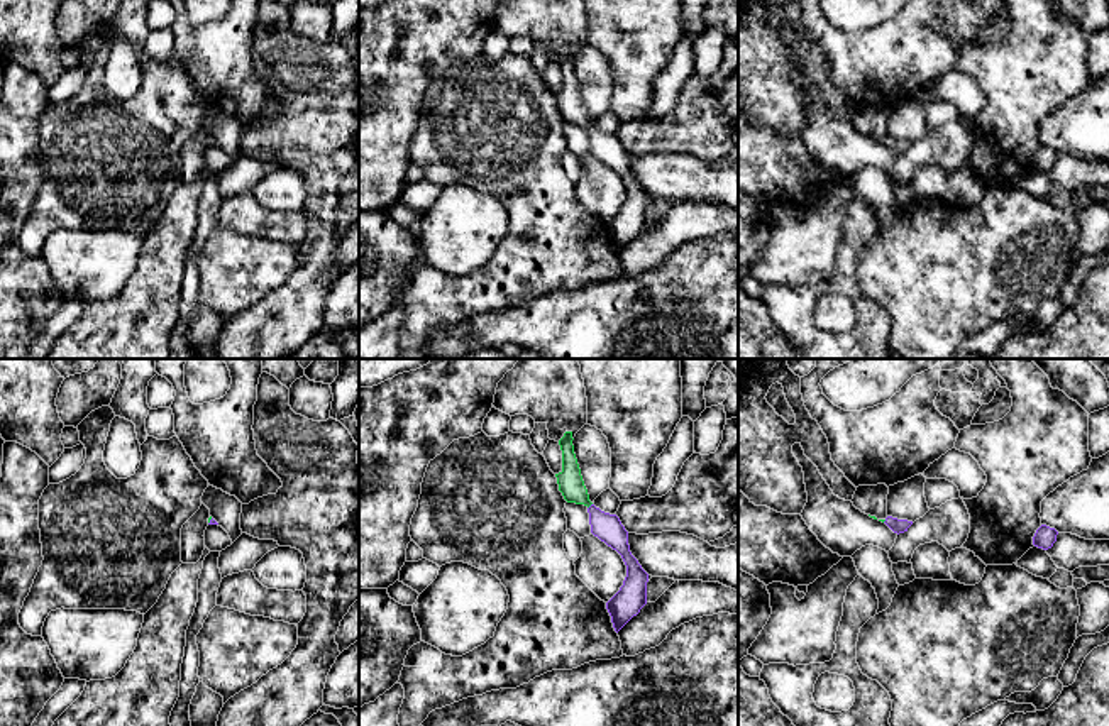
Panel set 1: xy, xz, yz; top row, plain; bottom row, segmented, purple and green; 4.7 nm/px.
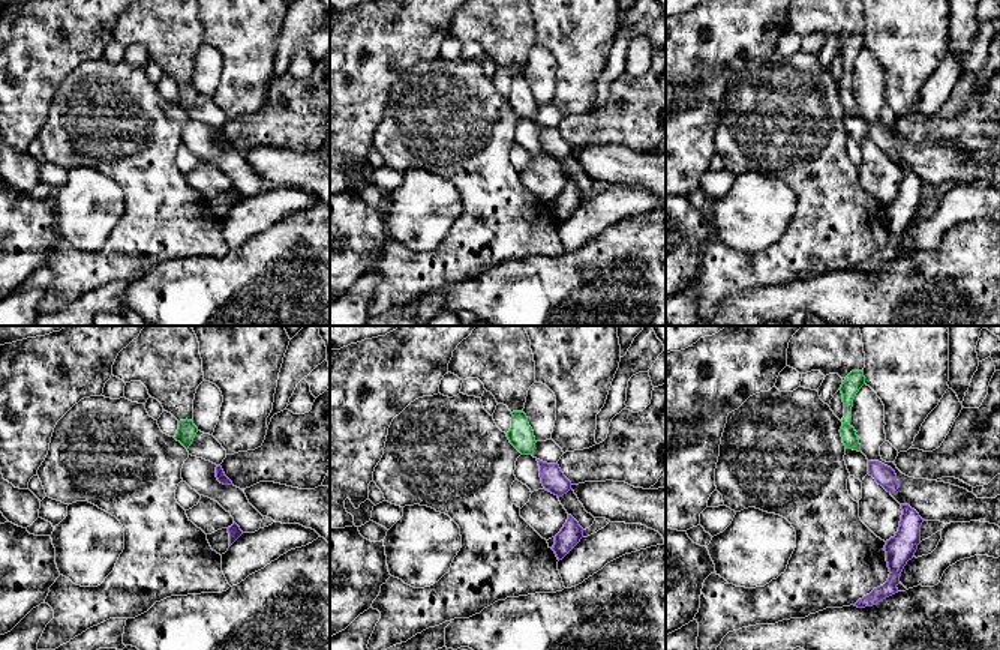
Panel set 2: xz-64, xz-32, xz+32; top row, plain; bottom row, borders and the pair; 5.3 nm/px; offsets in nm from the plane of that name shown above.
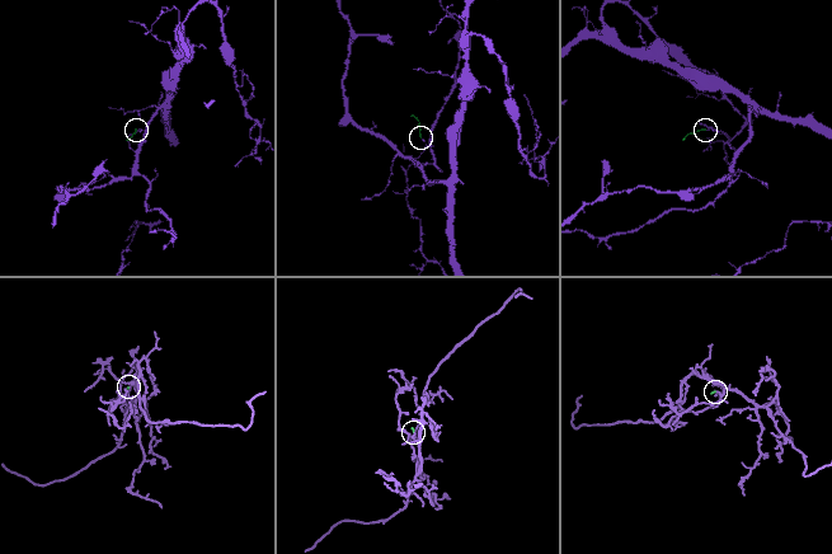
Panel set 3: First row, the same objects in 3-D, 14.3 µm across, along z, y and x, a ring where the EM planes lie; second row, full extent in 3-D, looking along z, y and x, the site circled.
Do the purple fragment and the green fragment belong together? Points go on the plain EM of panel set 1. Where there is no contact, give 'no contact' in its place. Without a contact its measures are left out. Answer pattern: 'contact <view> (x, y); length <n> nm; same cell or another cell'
contact xz (590, 127); length 40 nm; same cell

